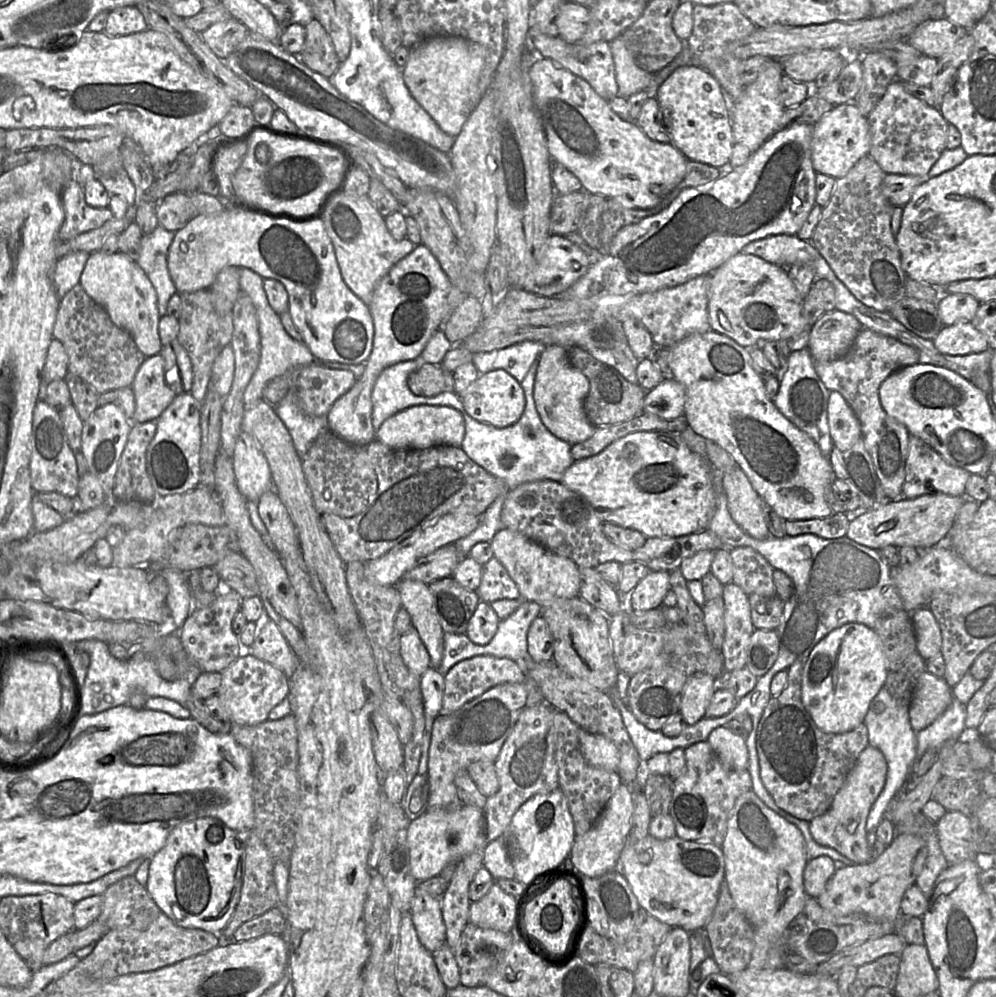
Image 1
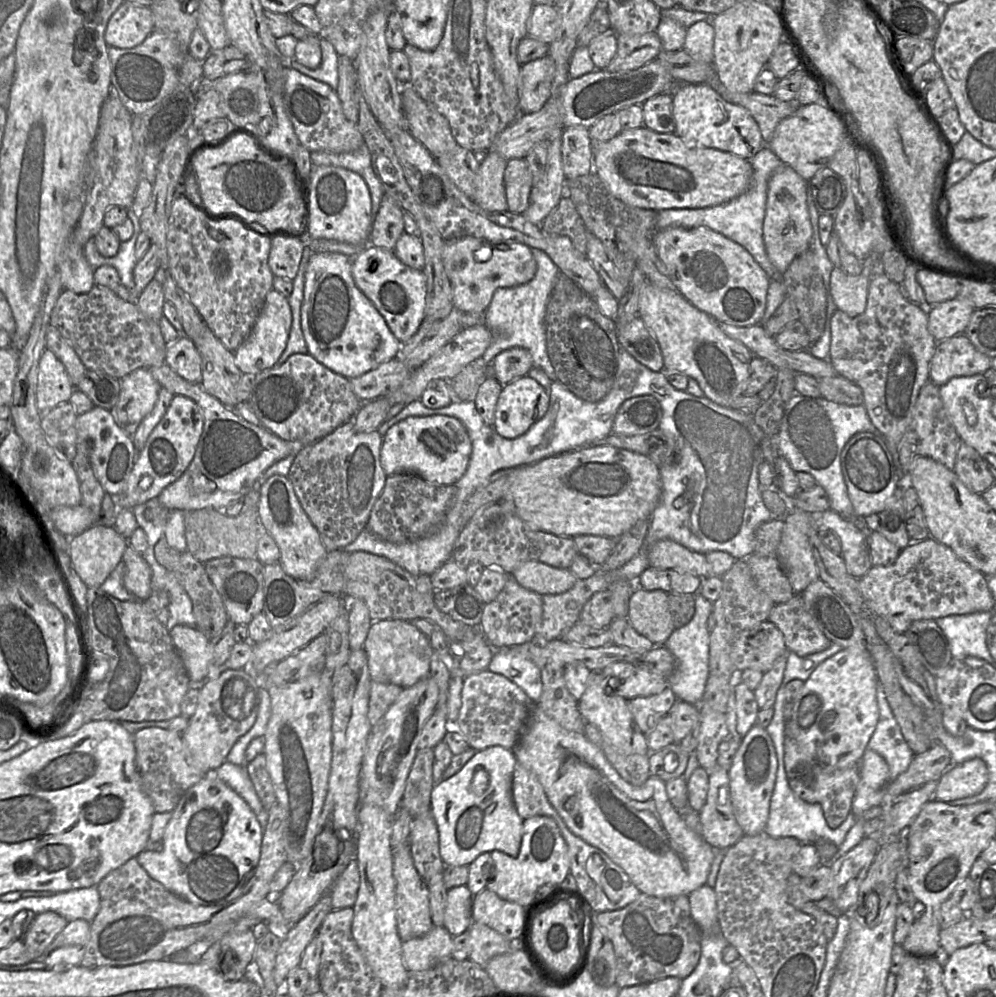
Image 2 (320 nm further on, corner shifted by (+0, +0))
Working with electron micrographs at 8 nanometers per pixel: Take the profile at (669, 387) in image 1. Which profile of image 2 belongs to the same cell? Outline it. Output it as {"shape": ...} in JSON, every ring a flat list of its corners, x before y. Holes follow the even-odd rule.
{"shape":[[653,396,626,400,618,409,612,433,625,436,644,434,658,429,662,418,660,403]]}

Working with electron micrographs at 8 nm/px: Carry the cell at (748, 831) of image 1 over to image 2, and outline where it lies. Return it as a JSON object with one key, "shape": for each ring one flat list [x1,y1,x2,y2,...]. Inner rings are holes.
{"shape":[[755,724,743,738,728,772,734,815,746,836,764,833,777,767,778,760,771,737,765,728]]}

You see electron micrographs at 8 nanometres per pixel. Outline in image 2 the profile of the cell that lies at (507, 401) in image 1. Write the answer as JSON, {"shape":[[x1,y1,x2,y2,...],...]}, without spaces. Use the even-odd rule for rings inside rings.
{"shape":[[528,375,505,384,495,408,495,421,492,428,501,437,514,439,525,434,531,426,541,420,549,408,548,391]]}

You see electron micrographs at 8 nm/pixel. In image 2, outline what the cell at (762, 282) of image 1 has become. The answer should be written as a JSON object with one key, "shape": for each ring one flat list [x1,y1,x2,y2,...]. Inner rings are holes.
{"shape":[[705,226,655,230,652,241,676,290,695,307,717,322,741,327,760,324,771,279,742,245]]}

